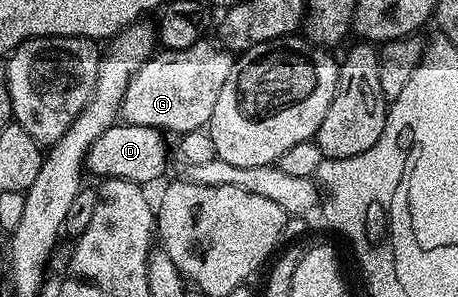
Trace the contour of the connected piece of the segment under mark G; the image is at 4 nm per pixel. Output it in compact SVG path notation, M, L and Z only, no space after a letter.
M202 39L189 49L165 49L145 61L137 69L121 101L119 115L124 124L155 127L174 135L205 129L213 120L219 91L223 91L223 83L227 83L235 60L230 50L217 45Z

